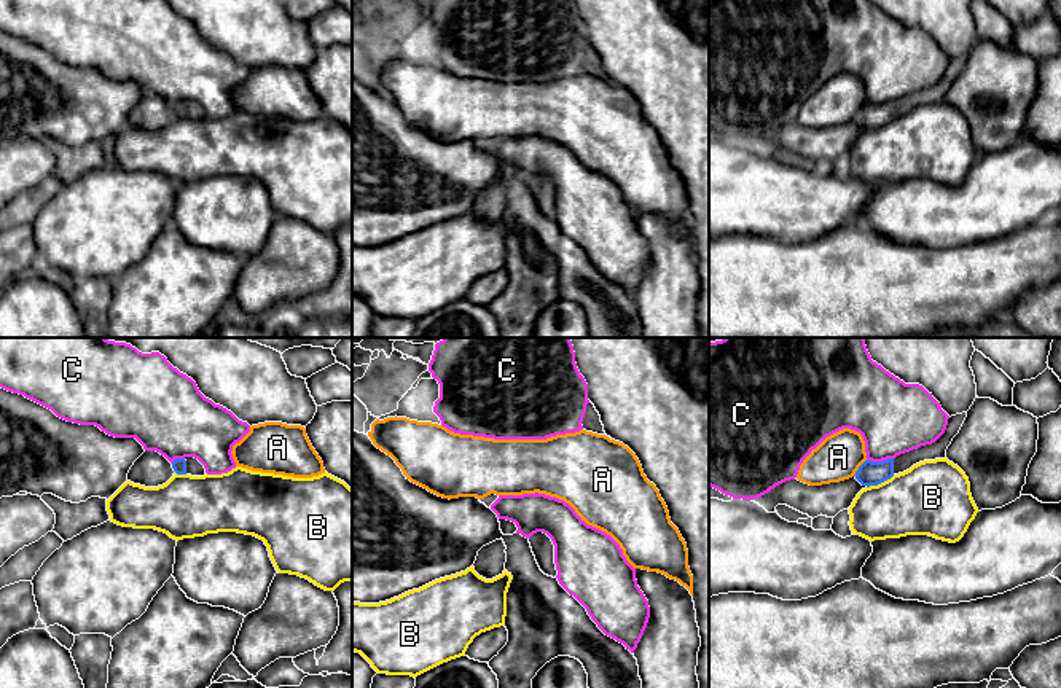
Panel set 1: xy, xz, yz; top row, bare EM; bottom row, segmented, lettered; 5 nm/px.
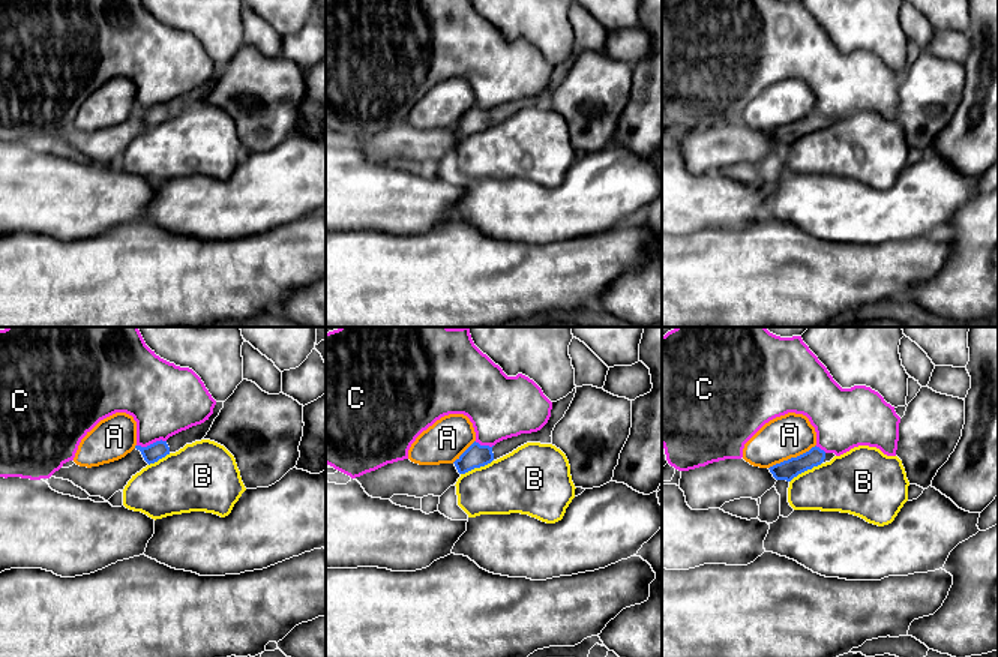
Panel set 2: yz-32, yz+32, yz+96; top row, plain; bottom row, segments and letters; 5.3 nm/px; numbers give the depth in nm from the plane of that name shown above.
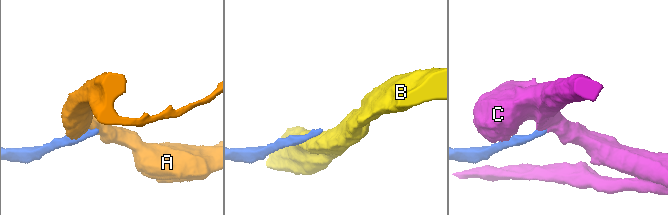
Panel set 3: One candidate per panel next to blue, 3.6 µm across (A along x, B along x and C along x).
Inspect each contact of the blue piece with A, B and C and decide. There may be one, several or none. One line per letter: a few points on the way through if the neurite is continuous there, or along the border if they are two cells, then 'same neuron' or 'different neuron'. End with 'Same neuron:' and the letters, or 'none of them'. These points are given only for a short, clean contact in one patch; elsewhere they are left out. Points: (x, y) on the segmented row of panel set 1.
A: border along yz (865, 459), (853, 475); different neuron
B: different neuron
C: border along yz (892, 457), (867, 461); different neuron
Same neuron: none of them

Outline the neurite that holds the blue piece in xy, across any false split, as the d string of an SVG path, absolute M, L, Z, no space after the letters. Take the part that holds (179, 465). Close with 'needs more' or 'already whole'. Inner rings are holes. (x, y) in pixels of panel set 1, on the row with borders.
M194 457L175 459L172 468L177 475L204 476L204 465Z; needs more

